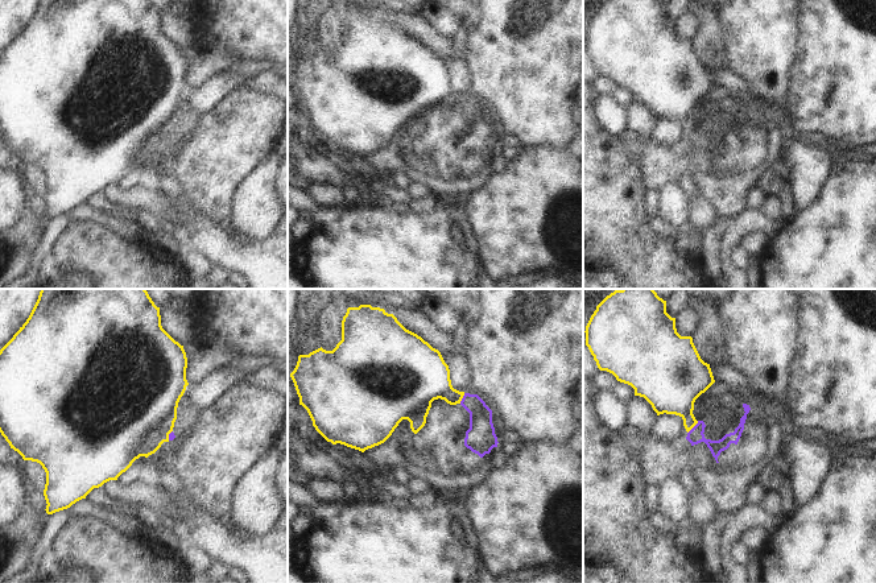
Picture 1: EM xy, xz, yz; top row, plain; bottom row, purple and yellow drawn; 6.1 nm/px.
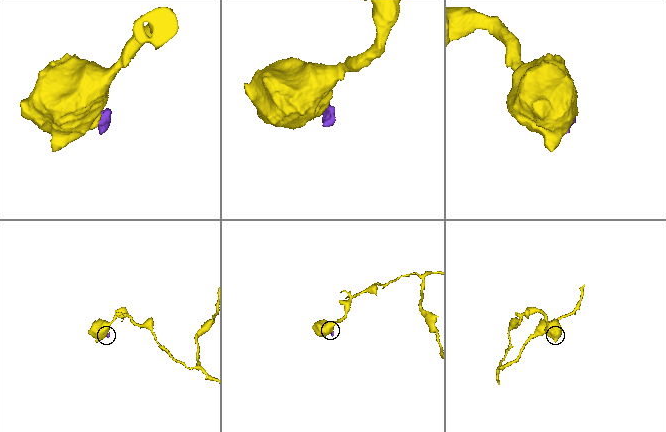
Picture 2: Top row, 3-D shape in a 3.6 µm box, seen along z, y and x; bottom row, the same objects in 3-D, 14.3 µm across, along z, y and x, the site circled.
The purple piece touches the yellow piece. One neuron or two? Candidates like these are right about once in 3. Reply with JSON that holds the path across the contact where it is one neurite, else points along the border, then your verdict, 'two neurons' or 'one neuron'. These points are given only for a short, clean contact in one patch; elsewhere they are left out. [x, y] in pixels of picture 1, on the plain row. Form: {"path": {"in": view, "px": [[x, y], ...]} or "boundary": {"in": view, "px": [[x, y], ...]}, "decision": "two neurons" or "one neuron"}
{"boundary": {"in": "yz", "px": [[698, 125], [688, 137]]}, "decision": "two neurons"}

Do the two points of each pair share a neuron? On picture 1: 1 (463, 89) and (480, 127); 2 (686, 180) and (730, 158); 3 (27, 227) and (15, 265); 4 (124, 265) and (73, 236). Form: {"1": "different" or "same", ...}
{"1": "different", "2": "different", "3": "same", "4": "same"}

